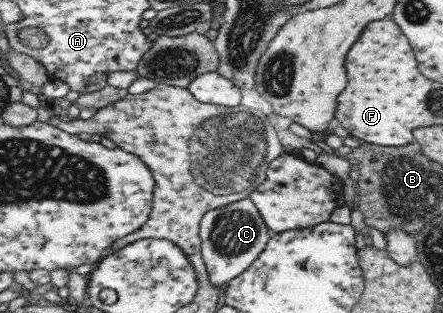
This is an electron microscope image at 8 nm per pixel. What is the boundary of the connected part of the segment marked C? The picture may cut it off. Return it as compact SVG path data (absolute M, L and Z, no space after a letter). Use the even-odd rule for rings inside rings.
M250 197L228 205L223 209L212 210L211 213L208 213L202 219L201 226L202 256L206 260L207 272L209 272L211 283L220 287L225 287L230 280L247 271L265 251L269 240L276 236L276 233L267 227L260 210L257 209Z

